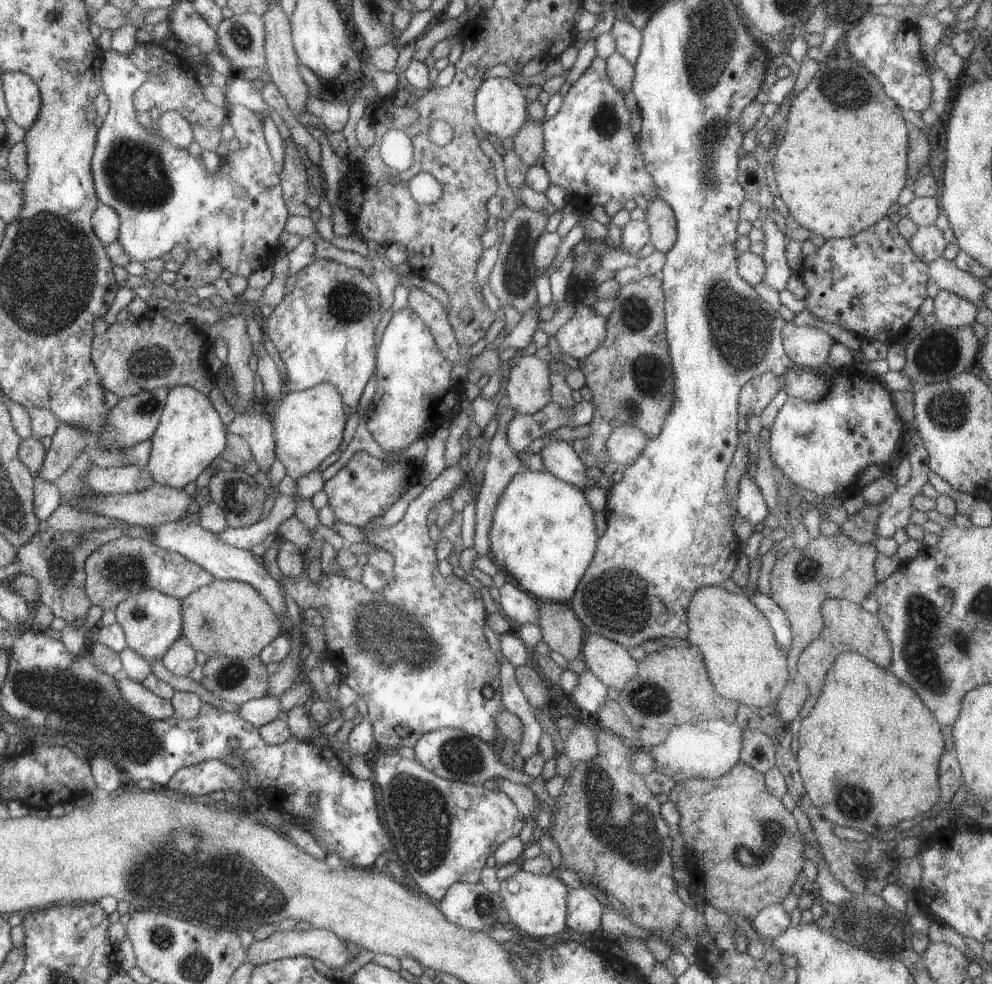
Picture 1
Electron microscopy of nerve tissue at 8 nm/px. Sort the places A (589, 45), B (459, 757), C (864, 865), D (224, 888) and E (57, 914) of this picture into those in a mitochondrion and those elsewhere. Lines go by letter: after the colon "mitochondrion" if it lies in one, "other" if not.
A: other
B: mitochondrion
C: mitochondrion
D: mitochondrion
E: other

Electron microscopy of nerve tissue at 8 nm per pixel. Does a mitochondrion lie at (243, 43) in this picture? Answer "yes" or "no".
yes

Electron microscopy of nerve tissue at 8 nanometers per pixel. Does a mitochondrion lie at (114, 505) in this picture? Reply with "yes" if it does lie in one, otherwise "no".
no

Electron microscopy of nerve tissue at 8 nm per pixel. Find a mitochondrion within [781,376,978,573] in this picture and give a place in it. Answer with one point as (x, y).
(949, 410)

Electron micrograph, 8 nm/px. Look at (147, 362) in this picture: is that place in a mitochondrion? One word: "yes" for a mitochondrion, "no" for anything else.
yes

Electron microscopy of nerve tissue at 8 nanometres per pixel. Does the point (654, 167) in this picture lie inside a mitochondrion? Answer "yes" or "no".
no

